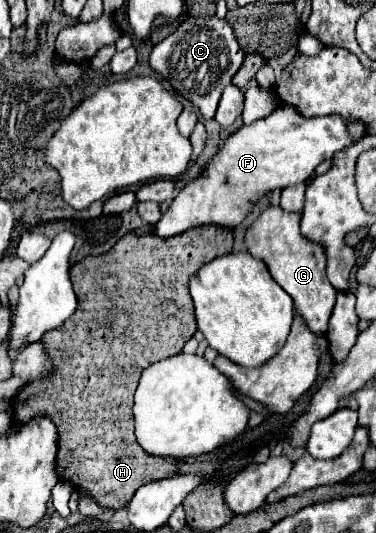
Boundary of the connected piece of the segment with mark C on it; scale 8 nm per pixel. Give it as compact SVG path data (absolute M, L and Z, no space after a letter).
M188 17L180 27L162 43L154 45L149 64L164 79L172 83L178 95L192 101L204 119L214 119L220 95L244 61L244 51L240 49L232 27L226 19L214 17Z

